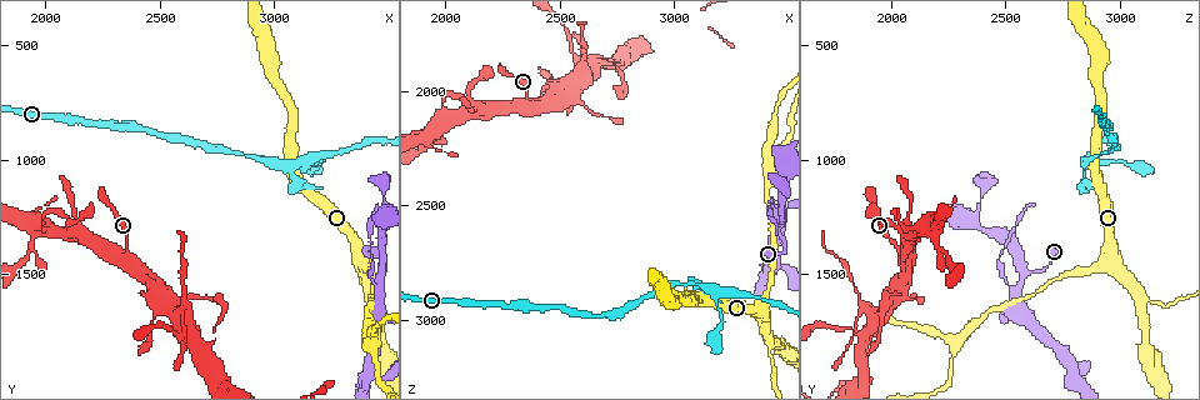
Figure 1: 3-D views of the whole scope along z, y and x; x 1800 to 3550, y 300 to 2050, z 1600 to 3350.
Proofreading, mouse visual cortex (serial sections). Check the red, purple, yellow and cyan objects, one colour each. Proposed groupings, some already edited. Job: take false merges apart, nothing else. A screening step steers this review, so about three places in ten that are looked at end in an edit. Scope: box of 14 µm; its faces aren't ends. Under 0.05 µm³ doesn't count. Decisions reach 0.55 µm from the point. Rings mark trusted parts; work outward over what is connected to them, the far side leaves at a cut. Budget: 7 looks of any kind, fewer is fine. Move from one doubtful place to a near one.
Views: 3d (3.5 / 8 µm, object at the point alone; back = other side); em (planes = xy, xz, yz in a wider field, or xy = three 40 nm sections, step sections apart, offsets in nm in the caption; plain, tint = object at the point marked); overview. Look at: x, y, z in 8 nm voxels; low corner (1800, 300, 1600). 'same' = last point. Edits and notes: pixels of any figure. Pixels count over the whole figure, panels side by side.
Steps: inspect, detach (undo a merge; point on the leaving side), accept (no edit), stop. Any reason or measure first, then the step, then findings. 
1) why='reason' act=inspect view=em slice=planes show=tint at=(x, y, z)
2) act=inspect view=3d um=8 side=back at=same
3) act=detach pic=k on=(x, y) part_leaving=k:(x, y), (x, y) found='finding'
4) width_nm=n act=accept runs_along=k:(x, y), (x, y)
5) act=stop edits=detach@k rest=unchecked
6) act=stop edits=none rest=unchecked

why='narrows sharply' act=inspect view=em slice=xy step=1 show=tint at=(3420, 1530, 2490)

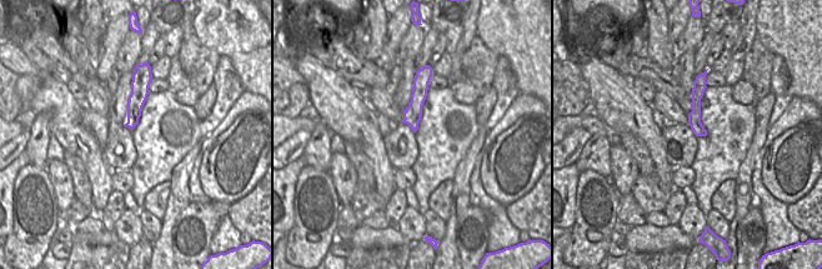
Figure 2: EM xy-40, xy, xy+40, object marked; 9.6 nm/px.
why='wider look' act=inspect view=3d um=3.5 at=same

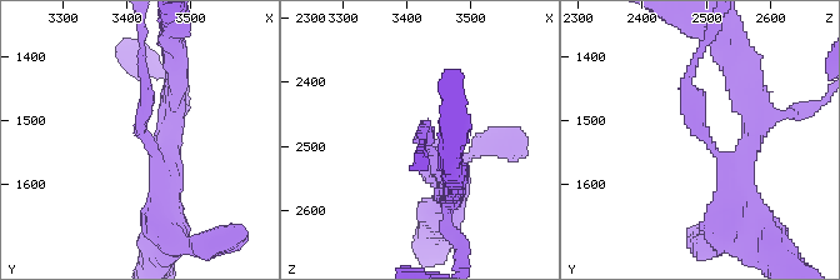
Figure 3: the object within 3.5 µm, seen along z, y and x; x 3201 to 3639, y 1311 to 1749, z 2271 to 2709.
arm_widths_nm=100,300 act=detach pic=3 on=(145, 109) part_leaving=3:(149, 141), (141, 134), (141, 34) found='a second cell is stuck on'

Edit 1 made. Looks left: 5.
why='see it whole again' act=inspect view=overview

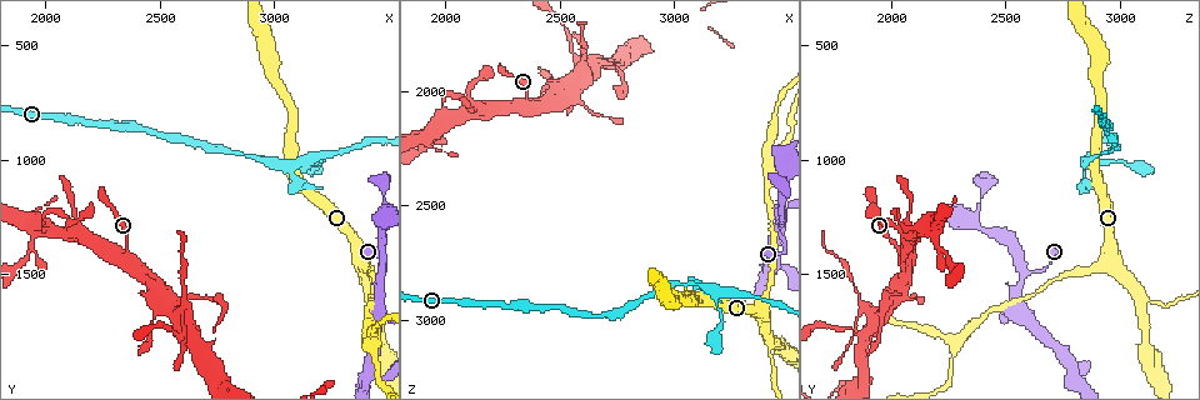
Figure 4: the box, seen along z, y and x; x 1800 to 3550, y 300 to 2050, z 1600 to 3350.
why='sharp bend' act=inspect view=3d um=3.5 at=(3440, 1810, 2270)

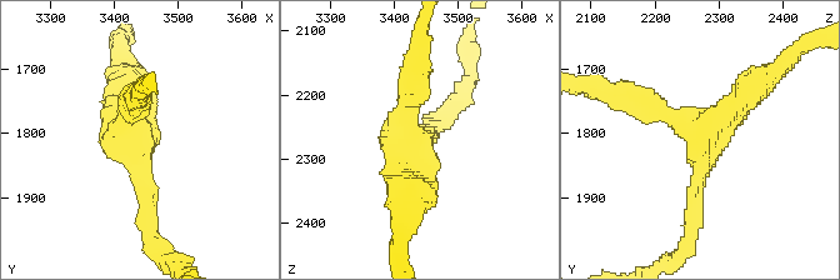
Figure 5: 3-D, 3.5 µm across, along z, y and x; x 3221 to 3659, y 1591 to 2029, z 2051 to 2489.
arms=3 arm_widths_nm=200,250,400 why='shape alone is not enough' act=inspect view=em slice=xy step=3 show=tint at=(3435, 1815, 2280)

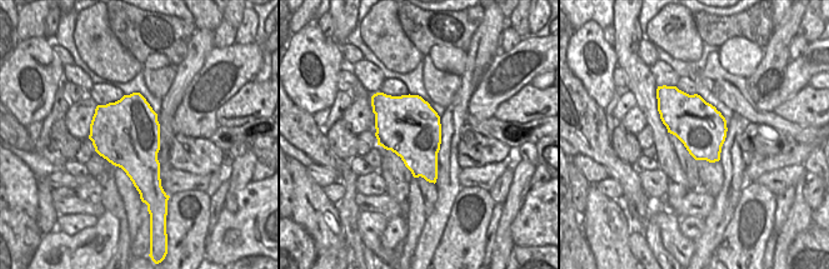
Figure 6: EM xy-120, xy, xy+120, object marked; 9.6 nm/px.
act=accept runs_along=5:(765, 78), (708, 139), (644, 100) found='all the same cell'

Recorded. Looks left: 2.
why='thick turns thin' act=inspect view=3d um=3.5 side=back at=(2600, 1660, 1880)

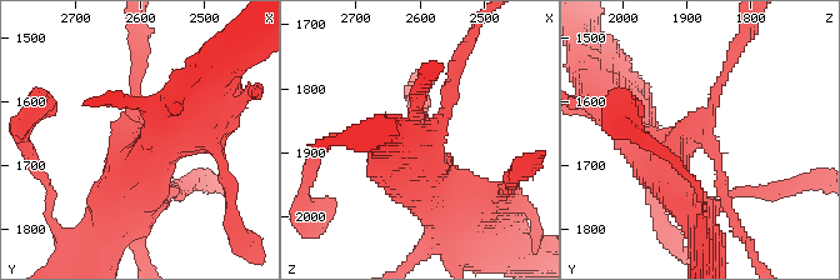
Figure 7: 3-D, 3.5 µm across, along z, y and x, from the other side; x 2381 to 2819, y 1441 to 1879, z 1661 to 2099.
act=inspect view=em slice=xy step=2 show=tint at=same

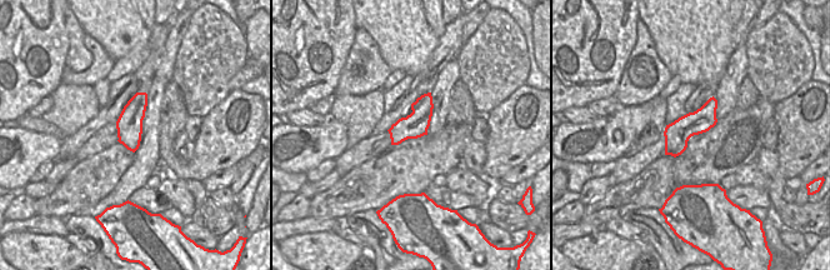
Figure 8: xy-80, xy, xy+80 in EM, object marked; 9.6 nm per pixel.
act=detach pic=7 on=(718, 86) part_leaving=7:(695, 135), (746, 35) found='a second cell is stuck on'

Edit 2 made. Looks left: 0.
act=stop edits=detach@3,detach@7 rest=unchecked

